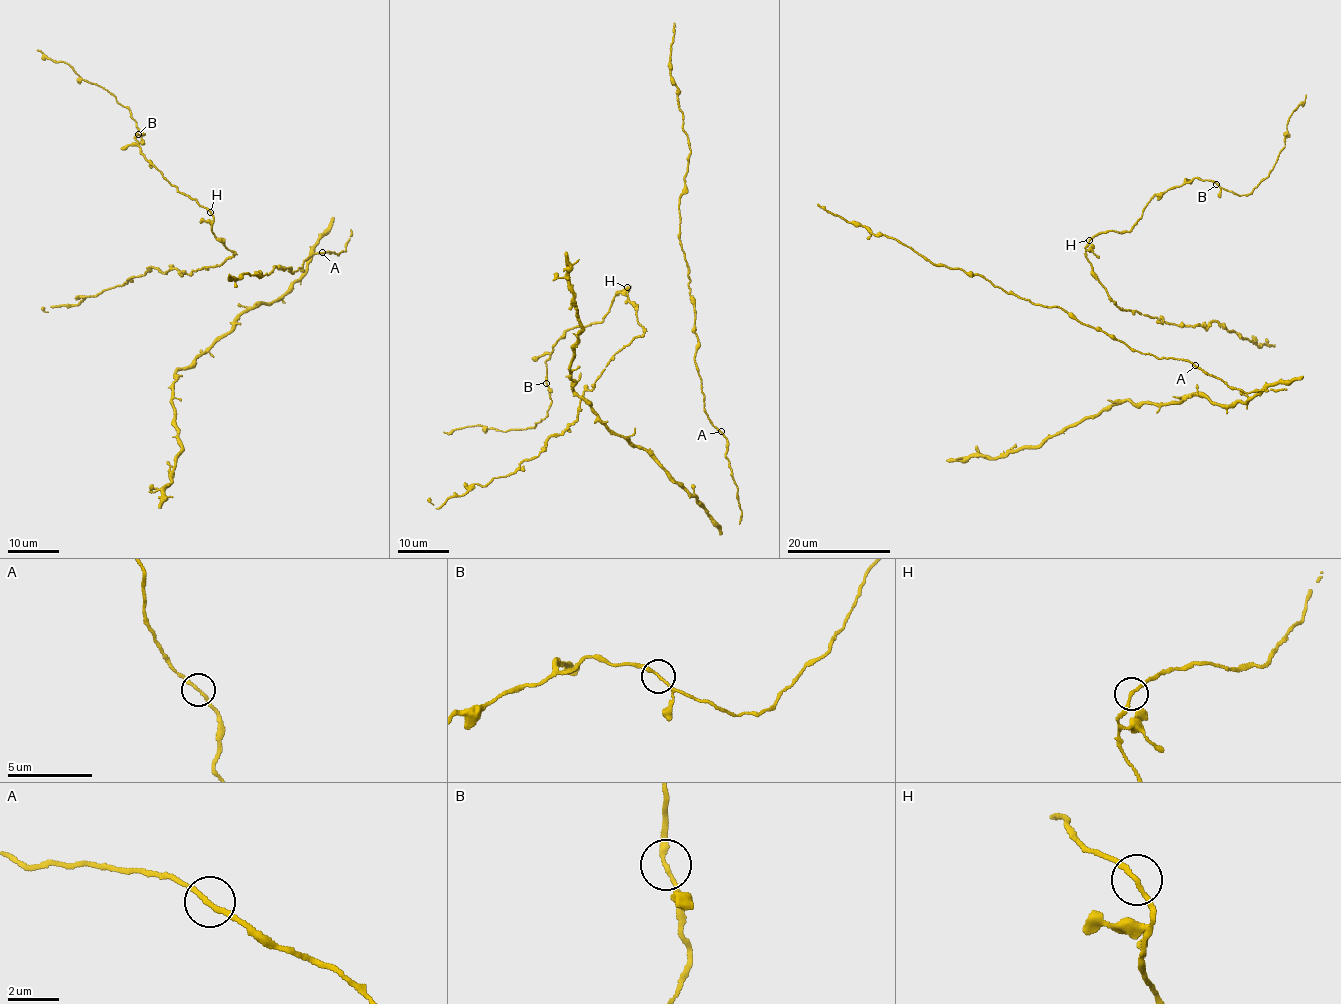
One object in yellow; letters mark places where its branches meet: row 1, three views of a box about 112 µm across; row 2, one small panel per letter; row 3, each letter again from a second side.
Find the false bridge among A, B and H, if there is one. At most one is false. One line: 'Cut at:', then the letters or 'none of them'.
Cut at: none of them

